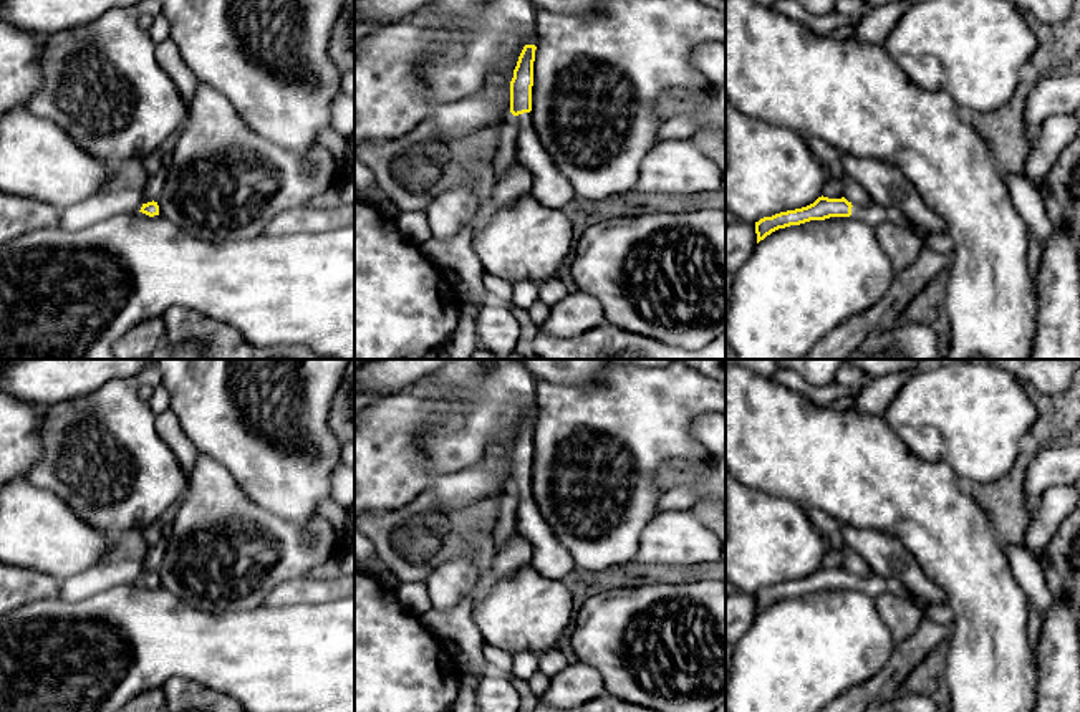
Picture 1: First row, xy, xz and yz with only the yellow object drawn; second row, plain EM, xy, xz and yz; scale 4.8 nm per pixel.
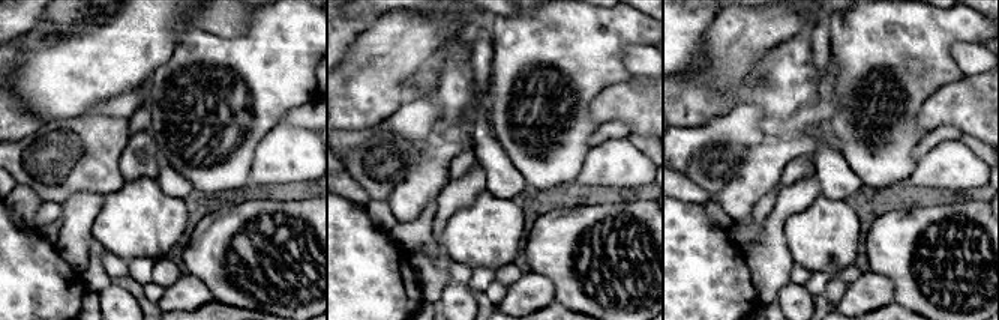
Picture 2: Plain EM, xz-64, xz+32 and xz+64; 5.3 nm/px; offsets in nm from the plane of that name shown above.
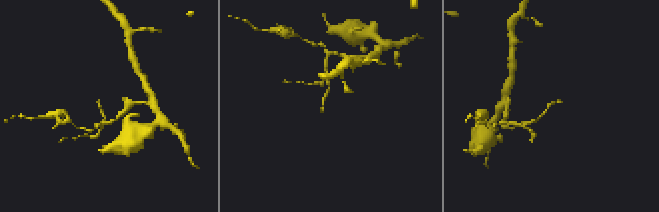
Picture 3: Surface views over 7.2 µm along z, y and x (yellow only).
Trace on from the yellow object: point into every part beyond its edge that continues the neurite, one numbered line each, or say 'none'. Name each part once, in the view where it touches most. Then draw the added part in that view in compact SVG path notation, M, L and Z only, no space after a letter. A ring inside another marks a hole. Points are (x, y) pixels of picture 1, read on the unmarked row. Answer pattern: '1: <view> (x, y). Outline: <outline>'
1: xz (550, 558). Outline: M532 485L517 487L520 503L517 510L517 533L525 536L533 550L530 566L545 578L563 580L576 565L571 553L560 543L550 525L540 515L532 495Z

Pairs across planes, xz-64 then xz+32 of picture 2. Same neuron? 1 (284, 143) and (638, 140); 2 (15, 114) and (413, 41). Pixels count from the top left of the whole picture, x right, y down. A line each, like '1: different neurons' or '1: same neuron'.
1: different neurons
2: same neuron

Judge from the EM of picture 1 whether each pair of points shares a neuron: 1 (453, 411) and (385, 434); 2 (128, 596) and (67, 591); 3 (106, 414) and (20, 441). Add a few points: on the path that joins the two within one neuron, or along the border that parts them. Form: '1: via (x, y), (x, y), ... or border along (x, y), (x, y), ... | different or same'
1: via (436, 413), (413, 413), (401, 419) | same
2: border along (136, 583), (113, 585), (72, 601), (60, 600) | different
3: border along (45, 406), (42, 428), (43, 456), (27, 471) | different

